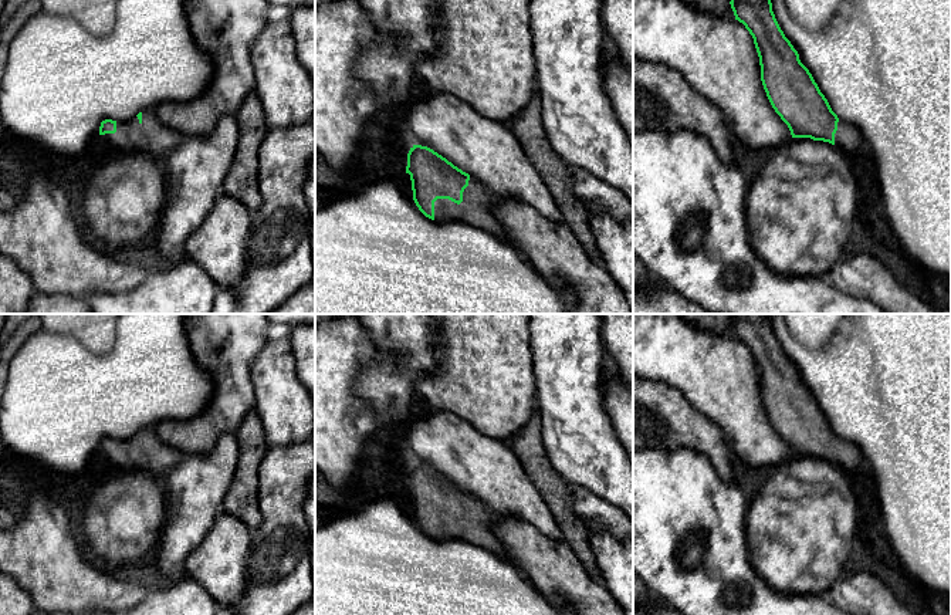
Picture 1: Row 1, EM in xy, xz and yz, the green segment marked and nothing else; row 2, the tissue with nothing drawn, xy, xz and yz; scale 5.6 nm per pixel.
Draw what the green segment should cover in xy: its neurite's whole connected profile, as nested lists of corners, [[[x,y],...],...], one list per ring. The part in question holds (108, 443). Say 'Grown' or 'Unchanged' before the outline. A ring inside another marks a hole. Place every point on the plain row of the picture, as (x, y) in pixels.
Grown. [[[145,428],[125,440],[105,437],[99,453],[104,453],[115,470],[143,472],[165,479],[166,473],[183,457],[183,453],[162,442],[153,428]]]

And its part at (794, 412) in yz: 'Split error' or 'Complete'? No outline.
Split error

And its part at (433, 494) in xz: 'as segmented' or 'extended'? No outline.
extended

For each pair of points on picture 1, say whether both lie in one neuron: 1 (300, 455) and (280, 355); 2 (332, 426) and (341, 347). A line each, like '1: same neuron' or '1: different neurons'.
1: different neurons
2: same neuron

